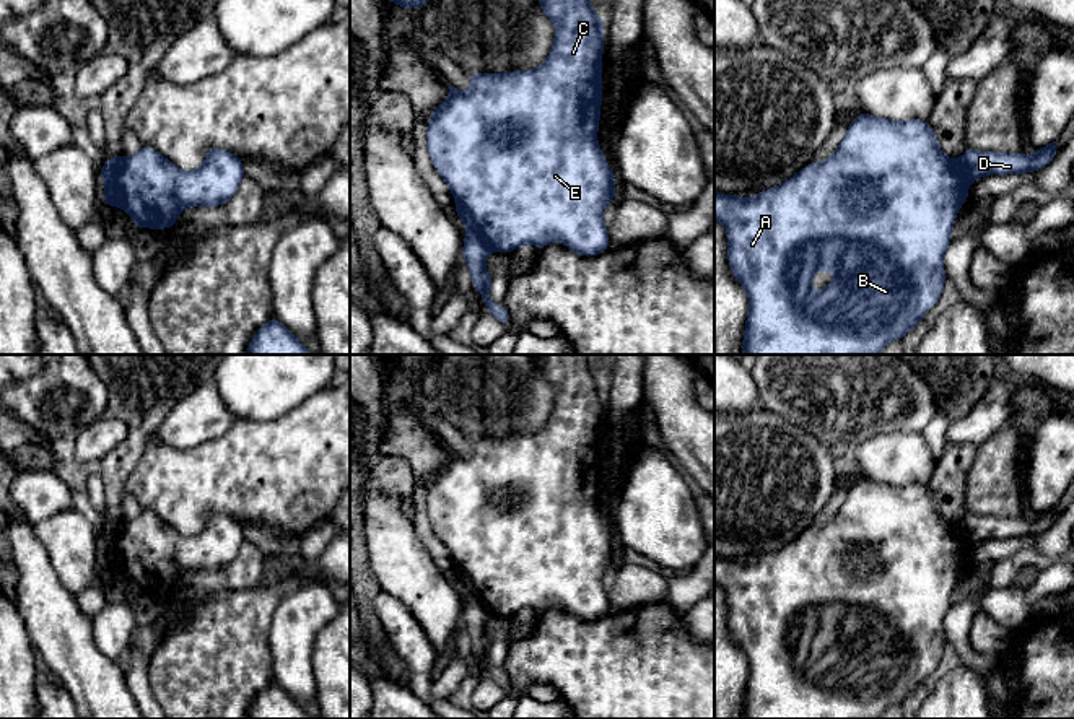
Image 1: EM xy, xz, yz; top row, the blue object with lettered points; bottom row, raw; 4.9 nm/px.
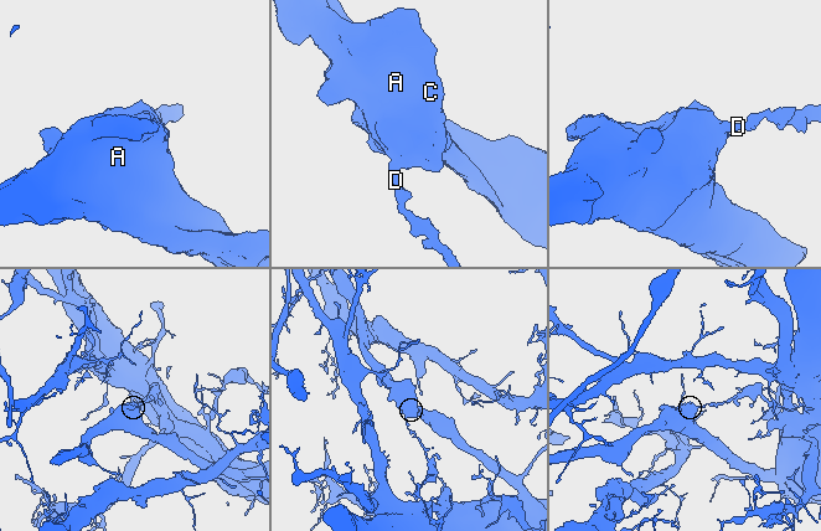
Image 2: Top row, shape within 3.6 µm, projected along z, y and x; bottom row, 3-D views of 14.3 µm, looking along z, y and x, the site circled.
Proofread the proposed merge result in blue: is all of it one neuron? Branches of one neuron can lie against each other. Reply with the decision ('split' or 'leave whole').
split

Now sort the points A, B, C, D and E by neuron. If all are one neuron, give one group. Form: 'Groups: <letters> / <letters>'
Groups: A B C E / D

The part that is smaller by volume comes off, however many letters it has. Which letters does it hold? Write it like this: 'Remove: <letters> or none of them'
Remove: A, B, C, E

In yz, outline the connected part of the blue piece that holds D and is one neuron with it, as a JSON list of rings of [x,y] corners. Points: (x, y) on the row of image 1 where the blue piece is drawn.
[[[1058,140],[1038,148],[1033,156],[1017,153],[994,153],[967,148],[958,159],[958,168],[968,182],[988,174],[1024,174],[1040,171],[1056,158]]]

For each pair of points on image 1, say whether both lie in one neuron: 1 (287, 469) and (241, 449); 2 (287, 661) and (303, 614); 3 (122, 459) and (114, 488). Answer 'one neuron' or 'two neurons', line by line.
1: one neuron
2: one neuron
3: one neuron

